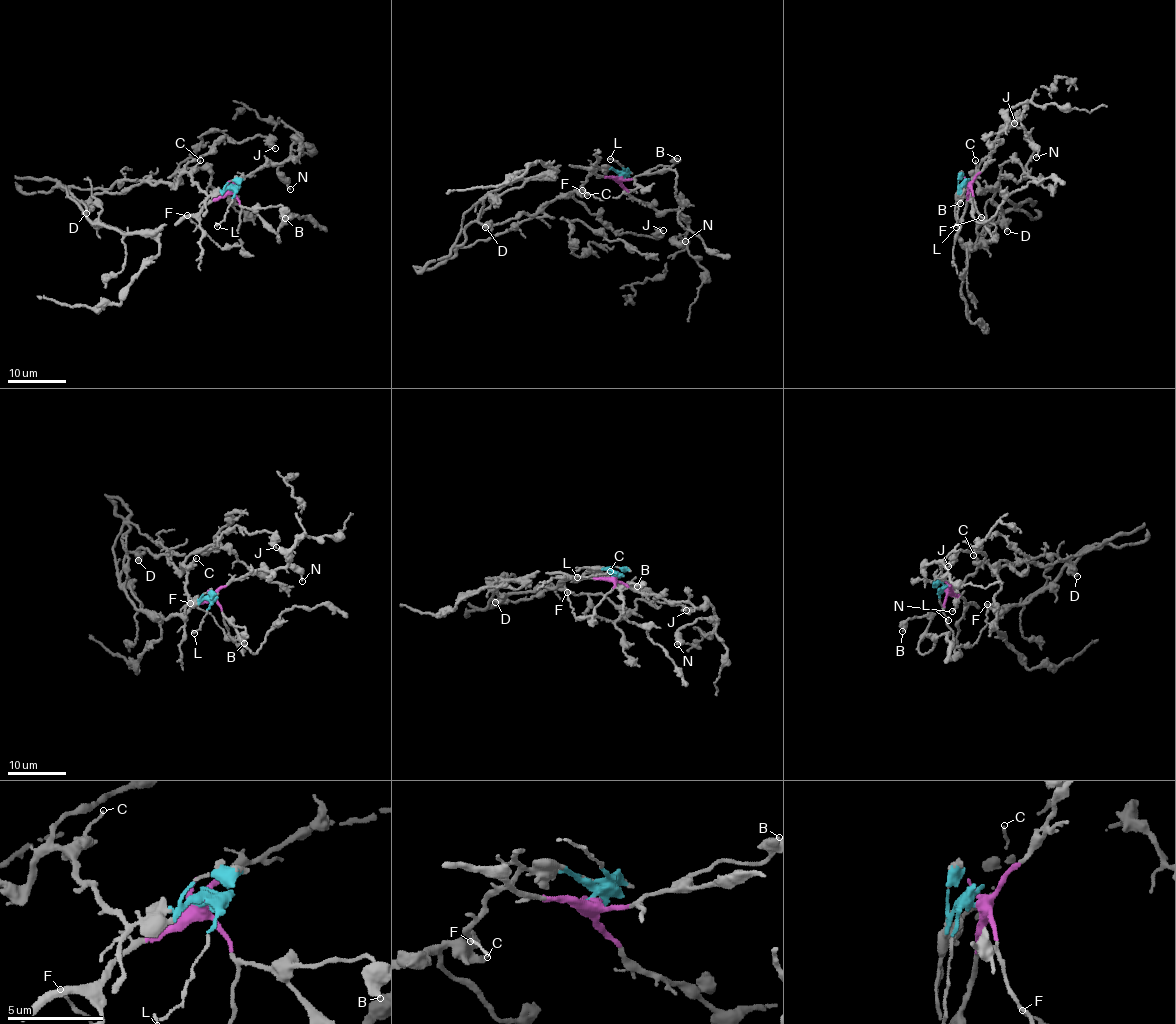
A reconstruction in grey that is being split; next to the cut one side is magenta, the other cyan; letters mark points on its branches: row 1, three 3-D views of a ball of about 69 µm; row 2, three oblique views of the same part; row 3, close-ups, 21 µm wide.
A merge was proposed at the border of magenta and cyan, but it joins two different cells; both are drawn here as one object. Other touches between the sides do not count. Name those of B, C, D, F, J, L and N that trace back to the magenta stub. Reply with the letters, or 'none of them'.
B, F, N

